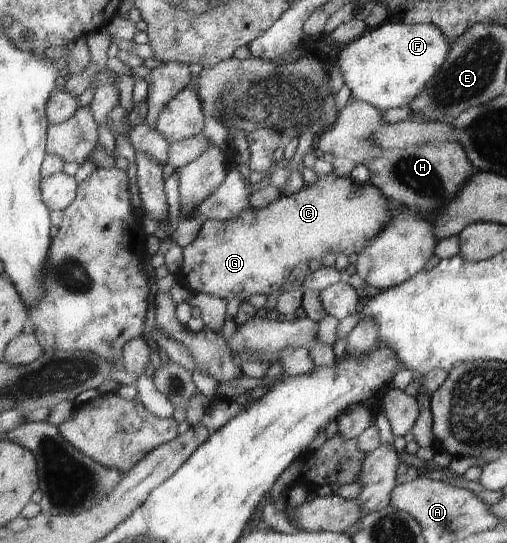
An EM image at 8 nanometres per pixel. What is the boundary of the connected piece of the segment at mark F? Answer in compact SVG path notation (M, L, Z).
M387 20L385 24L369 29L361 38L347 44L339 52L336 61L345 84L352 92L352 98L375 105L384 111L389 108L408 106L437 74L449 50L450 42L446 36L443 36L438 25L431 23L408 25L404 21Z

